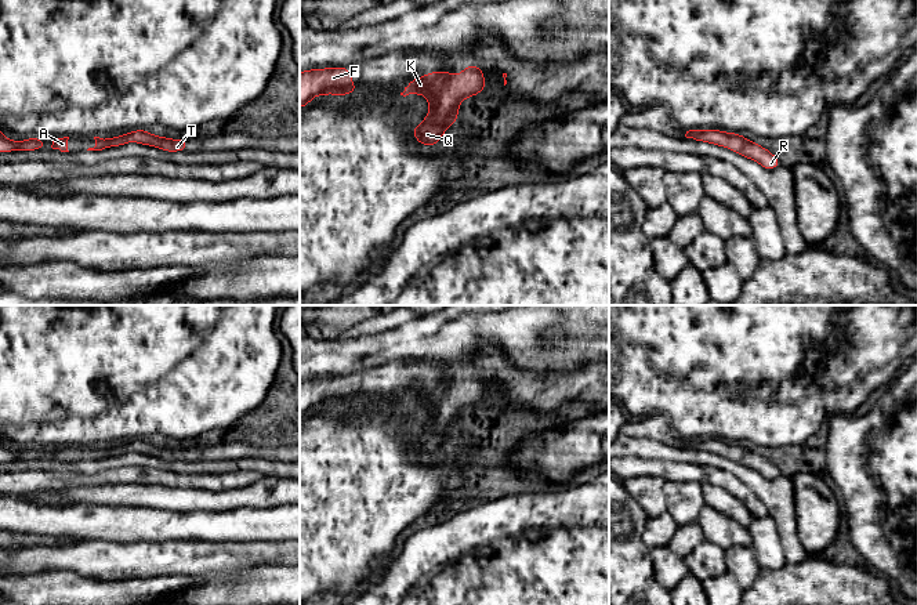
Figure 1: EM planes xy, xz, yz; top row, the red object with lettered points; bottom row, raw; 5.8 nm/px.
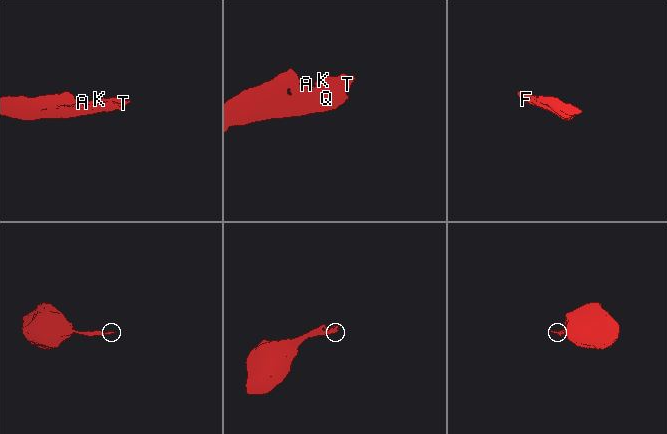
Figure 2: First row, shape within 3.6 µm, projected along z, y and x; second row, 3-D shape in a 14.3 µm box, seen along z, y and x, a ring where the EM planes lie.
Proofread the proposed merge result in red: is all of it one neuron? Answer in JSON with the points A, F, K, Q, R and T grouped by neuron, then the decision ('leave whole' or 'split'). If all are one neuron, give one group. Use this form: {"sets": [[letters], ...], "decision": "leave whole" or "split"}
{"sets": [["A", "F", "K", "Q", "R", "T"]], "decision": "leave whole"}

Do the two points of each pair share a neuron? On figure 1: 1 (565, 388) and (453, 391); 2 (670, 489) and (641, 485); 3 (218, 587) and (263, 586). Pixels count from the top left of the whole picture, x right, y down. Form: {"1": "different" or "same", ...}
{"1": "same", "2": "different", "3": "same"}

